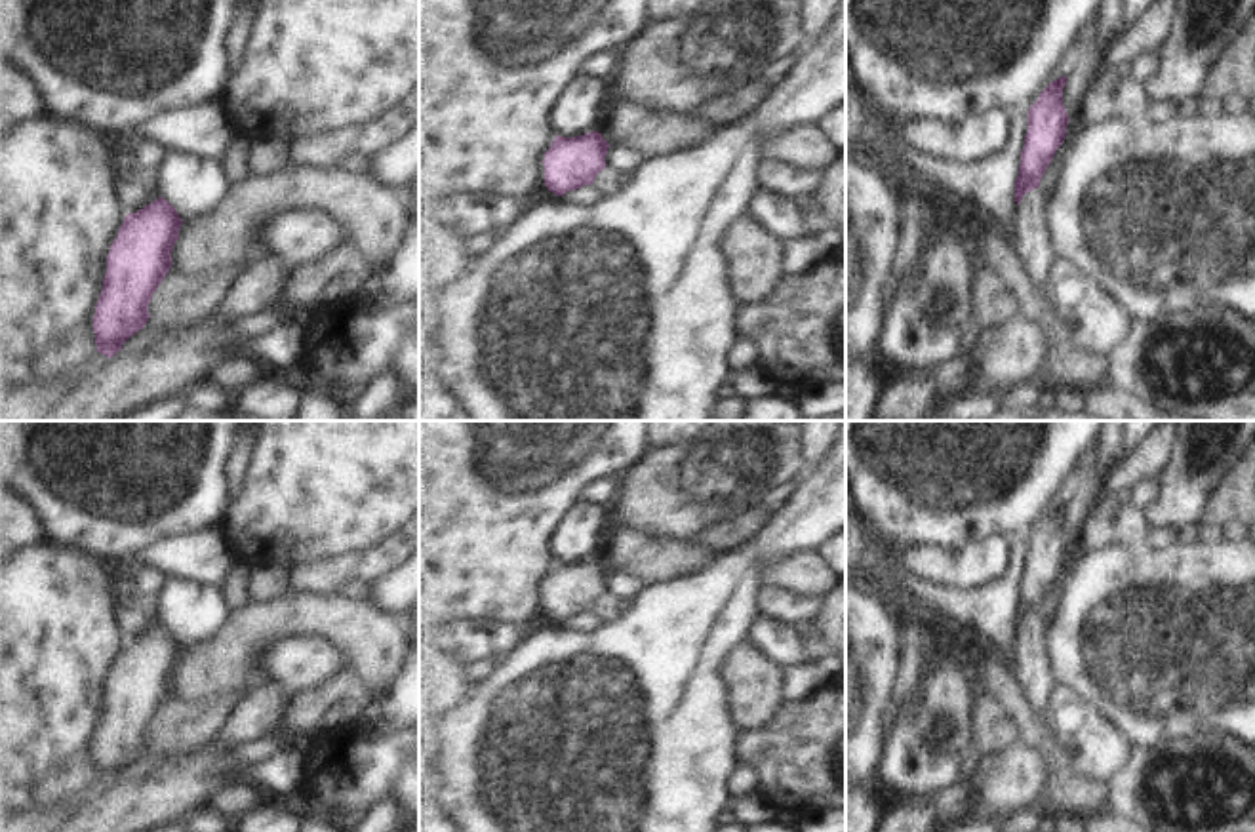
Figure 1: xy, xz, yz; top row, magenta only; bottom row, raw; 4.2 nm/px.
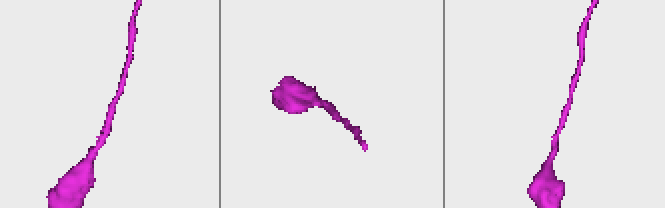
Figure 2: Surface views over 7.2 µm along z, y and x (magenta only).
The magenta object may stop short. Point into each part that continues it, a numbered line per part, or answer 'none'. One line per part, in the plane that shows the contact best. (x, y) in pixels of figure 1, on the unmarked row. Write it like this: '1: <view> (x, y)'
none

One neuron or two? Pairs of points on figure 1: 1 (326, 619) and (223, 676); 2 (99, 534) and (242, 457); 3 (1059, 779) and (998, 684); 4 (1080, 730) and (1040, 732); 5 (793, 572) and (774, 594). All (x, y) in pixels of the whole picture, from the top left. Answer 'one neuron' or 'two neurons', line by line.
1: one neuron
2: two neurons
3: one neuron
4: two neurons
5: two neurons

